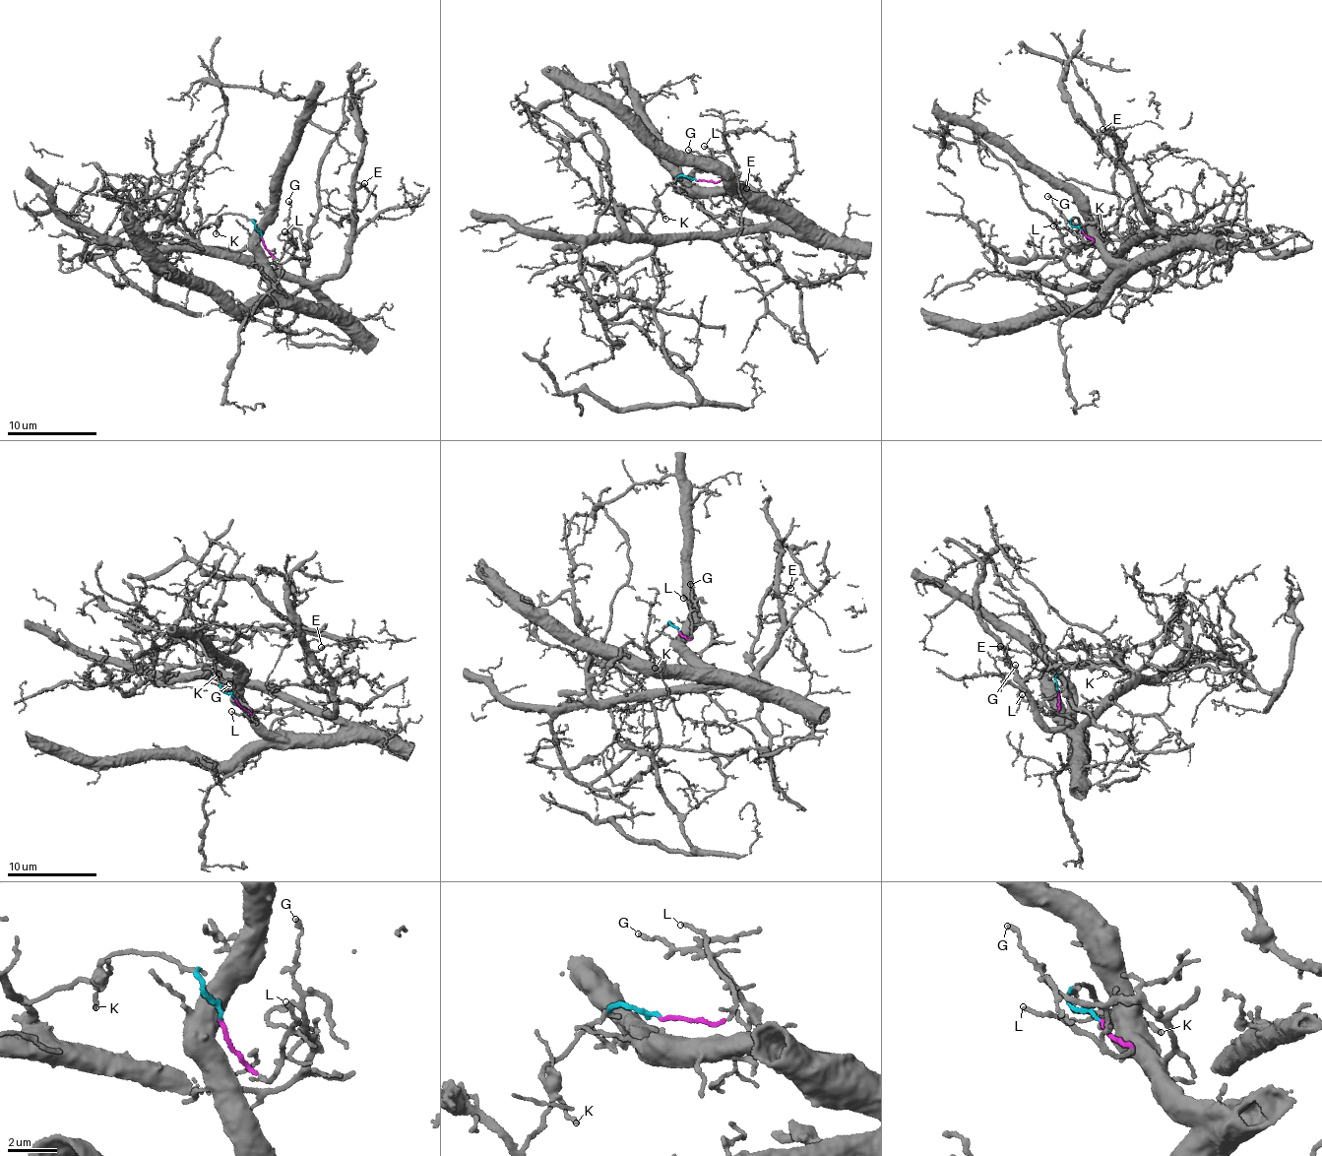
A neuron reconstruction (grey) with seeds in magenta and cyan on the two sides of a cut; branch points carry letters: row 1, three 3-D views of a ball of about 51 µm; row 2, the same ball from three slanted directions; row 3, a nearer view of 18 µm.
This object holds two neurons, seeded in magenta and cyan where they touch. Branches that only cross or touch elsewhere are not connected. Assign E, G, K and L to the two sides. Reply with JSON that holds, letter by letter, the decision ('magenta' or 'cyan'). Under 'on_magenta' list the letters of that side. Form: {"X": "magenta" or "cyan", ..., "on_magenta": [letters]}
{"E": "magenta", "G": "magenta", "K": "cyan", "L": "magenta", "on_magenta": ["E", "G", "L"]}

